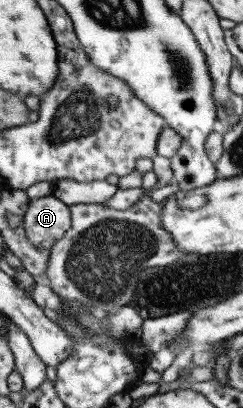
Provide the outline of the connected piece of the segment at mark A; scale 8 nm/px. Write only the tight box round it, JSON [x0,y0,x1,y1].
[22,196,70,249]

